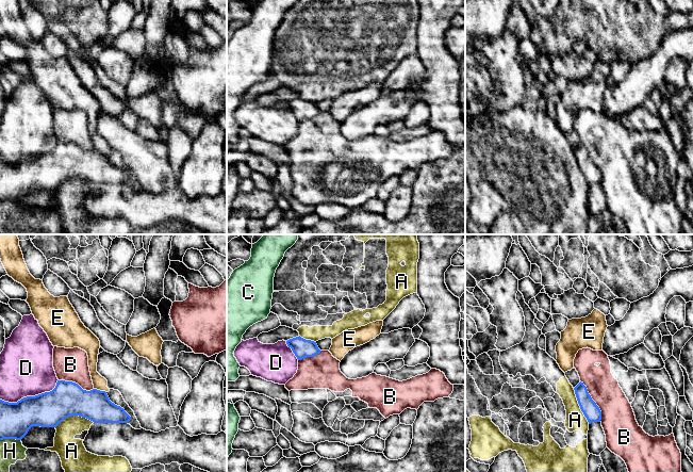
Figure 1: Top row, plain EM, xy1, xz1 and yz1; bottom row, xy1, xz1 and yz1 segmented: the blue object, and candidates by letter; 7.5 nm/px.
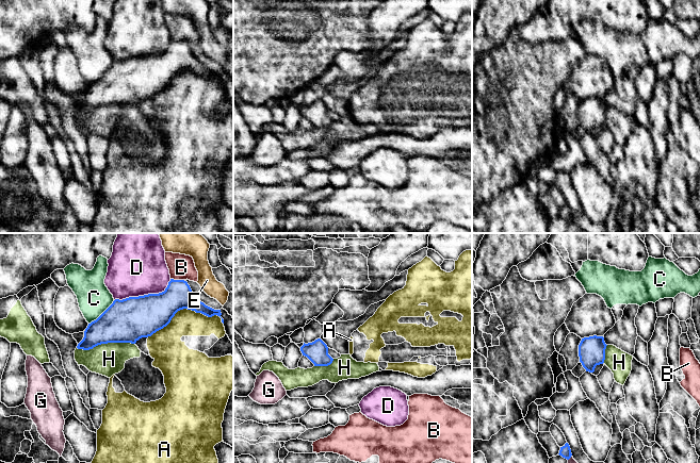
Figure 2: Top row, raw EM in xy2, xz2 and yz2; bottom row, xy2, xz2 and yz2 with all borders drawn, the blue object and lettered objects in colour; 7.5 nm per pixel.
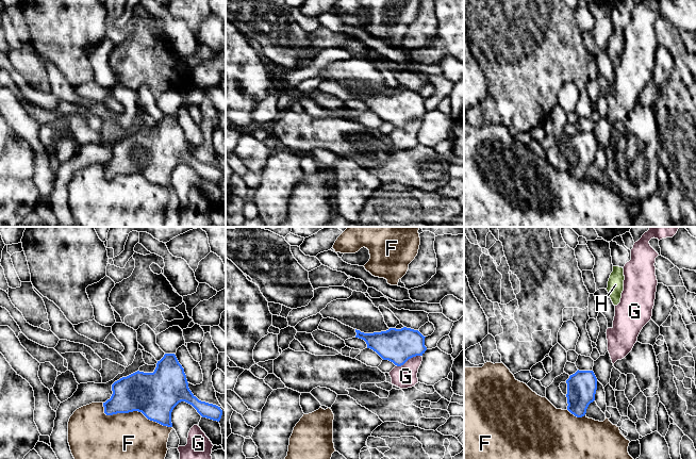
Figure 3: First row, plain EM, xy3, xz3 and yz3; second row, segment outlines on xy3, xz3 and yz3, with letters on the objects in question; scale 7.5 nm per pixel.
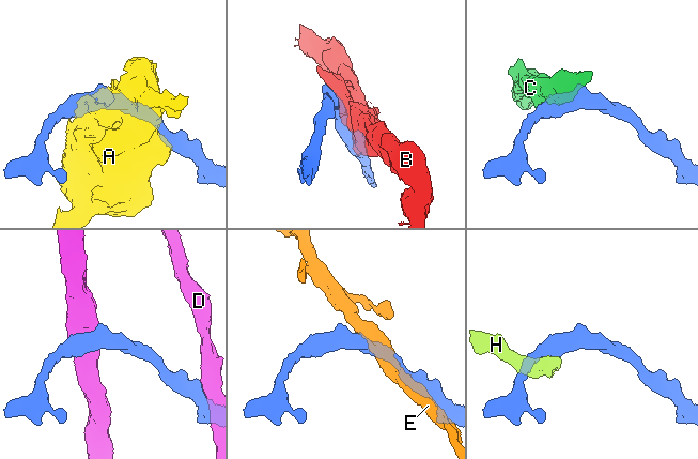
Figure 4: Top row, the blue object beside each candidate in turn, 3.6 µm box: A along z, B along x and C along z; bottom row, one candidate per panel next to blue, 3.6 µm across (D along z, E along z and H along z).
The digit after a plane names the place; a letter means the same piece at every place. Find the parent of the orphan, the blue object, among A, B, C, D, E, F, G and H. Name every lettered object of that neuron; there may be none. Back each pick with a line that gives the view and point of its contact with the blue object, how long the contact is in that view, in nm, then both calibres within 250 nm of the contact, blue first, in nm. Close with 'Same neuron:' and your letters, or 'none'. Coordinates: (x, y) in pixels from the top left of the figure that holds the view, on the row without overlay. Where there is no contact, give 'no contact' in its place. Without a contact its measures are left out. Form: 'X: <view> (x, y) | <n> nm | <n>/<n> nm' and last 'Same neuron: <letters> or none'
Same neuron: none

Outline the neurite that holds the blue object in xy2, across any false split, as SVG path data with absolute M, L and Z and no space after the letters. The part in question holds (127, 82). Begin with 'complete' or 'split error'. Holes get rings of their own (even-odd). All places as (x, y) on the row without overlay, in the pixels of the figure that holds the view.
complete; M170 40L167 49L162 54L129 59L123 62L115 61L96 82L88 85L84 93L84 99L77 110L89 112L98 106L108 104L135 105L140 100L151 98L166 88L175 76L183 70L201 75L208 79L214 77L221 79L222 77L221 71L214 71L201 64L193 55L186 43Z

